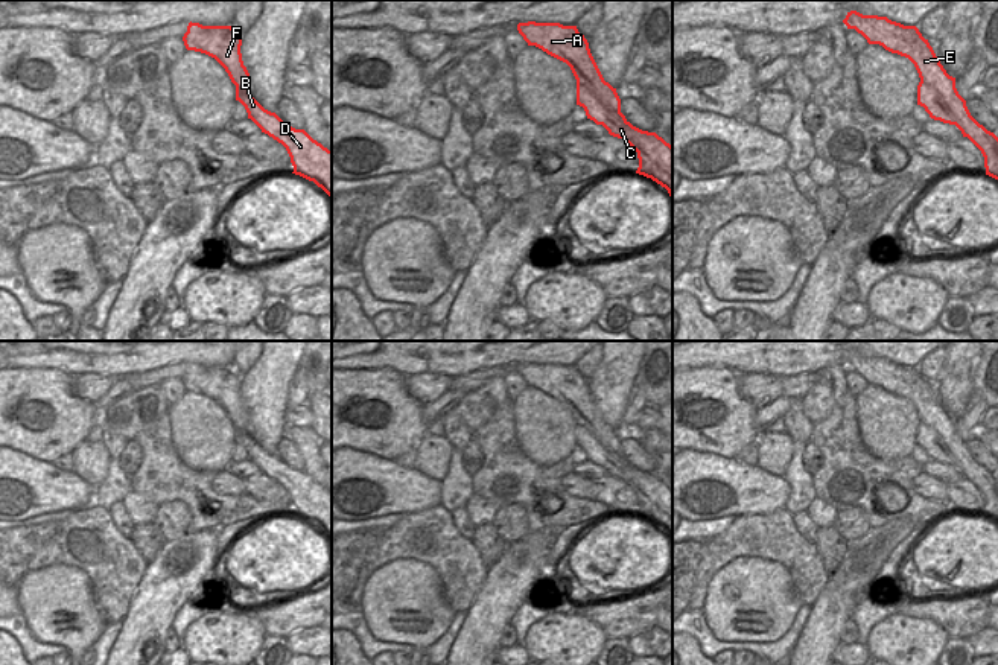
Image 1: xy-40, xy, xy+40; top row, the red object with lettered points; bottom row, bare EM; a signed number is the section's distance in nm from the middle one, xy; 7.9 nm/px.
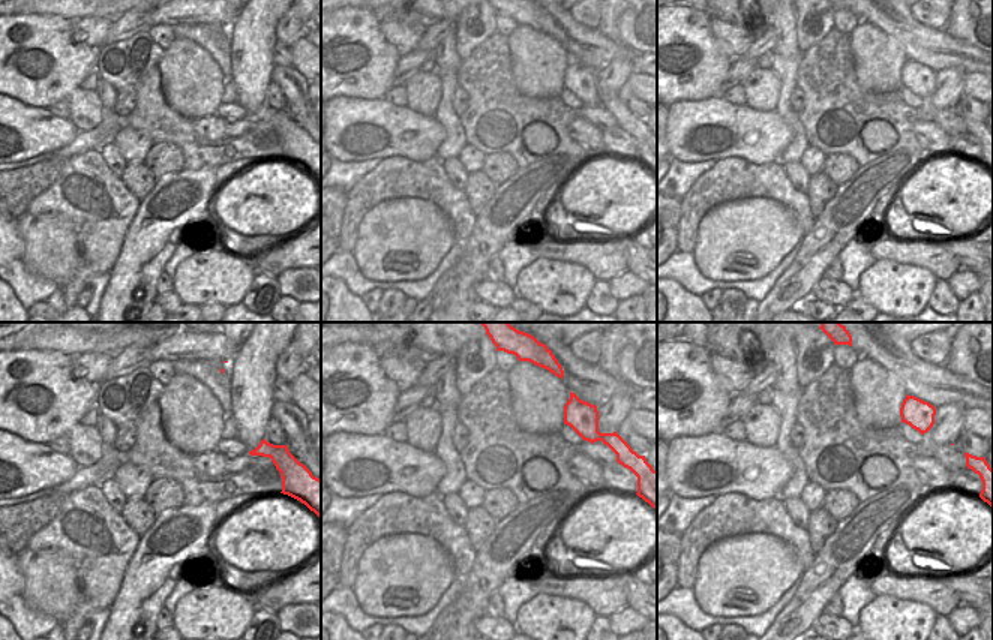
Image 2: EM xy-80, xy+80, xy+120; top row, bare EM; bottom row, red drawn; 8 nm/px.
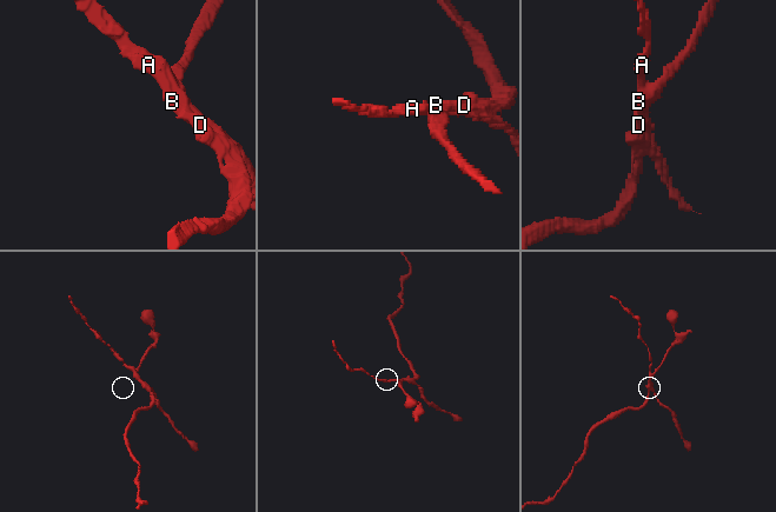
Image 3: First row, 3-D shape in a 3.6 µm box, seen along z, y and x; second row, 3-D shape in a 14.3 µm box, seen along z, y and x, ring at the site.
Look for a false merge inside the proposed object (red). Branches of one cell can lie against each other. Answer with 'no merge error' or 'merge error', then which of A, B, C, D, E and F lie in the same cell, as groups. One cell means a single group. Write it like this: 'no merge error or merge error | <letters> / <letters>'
merge error | A E F / B C D

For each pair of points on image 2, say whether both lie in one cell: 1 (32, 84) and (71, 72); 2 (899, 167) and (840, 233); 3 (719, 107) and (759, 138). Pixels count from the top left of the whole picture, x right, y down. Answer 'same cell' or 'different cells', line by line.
1: same cell
2: different cells
3: same cell

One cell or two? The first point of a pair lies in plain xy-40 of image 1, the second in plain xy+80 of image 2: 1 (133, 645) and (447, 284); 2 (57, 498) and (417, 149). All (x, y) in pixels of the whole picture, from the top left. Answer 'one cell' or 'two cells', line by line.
1: two cells
2: one cell

